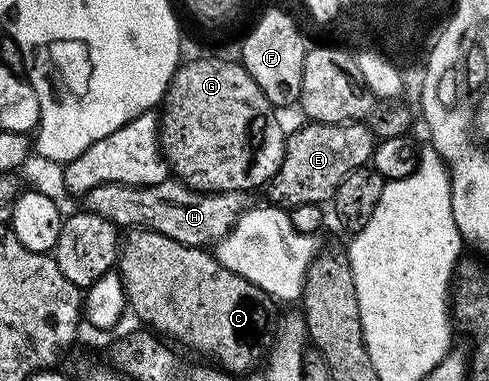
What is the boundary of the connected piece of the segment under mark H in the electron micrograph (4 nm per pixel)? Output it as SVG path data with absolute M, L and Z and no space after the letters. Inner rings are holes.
M169 177L160 184L147 187L123 183L100 185L82 197L82 205L85 210L112 221L120 229L143 227L164 233L164 237L172 237L172 241L180 241L189 247L205 248L217 244L232 230L242 212L251 206L250 198L245 191L195 191L193 187Z

